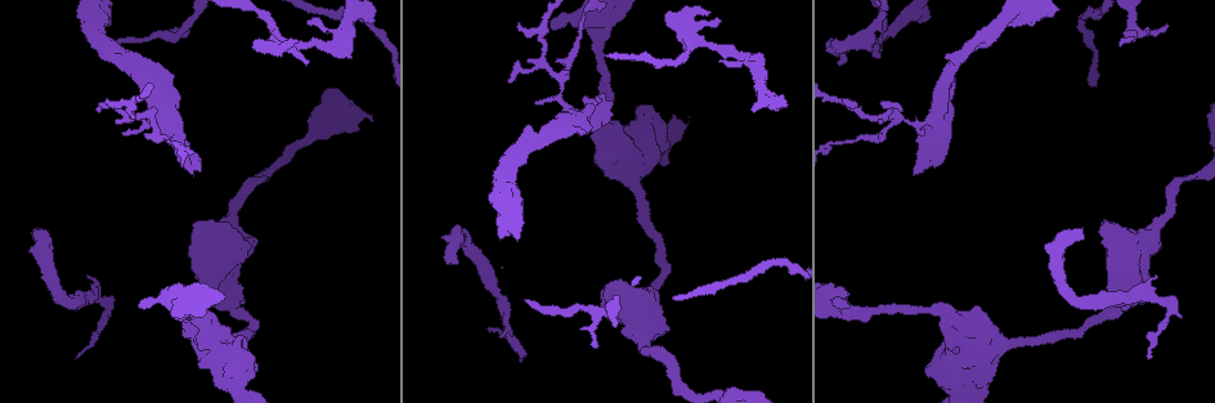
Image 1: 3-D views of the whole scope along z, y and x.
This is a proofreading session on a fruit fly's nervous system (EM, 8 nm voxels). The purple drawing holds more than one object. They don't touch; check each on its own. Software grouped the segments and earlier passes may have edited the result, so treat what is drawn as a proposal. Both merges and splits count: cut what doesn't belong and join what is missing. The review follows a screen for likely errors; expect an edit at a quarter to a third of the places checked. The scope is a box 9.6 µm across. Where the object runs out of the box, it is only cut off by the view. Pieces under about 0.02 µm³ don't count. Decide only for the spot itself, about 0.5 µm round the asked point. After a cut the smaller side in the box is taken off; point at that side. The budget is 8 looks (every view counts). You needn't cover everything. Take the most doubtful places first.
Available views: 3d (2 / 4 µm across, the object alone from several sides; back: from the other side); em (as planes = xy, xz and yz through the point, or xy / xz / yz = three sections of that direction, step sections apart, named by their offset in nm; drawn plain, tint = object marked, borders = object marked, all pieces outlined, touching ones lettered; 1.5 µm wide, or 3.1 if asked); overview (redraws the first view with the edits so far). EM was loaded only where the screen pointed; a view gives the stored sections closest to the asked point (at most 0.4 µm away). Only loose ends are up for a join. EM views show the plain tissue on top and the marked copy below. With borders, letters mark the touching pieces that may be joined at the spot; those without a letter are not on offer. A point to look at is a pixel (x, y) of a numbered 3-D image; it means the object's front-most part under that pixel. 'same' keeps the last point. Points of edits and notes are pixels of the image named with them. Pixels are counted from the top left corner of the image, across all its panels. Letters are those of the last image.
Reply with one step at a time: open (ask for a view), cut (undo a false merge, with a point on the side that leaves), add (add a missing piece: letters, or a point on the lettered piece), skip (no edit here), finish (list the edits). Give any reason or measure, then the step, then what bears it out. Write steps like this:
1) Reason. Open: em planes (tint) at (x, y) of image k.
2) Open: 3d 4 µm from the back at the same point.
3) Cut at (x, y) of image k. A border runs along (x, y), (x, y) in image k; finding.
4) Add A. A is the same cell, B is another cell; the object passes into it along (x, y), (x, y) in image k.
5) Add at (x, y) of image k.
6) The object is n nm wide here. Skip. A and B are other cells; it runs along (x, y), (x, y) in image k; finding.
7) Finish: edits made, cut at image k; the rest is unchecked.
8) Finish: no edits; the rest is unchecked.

Branch stops here. Open: em planes (borders) at (350, 57) of image 1.

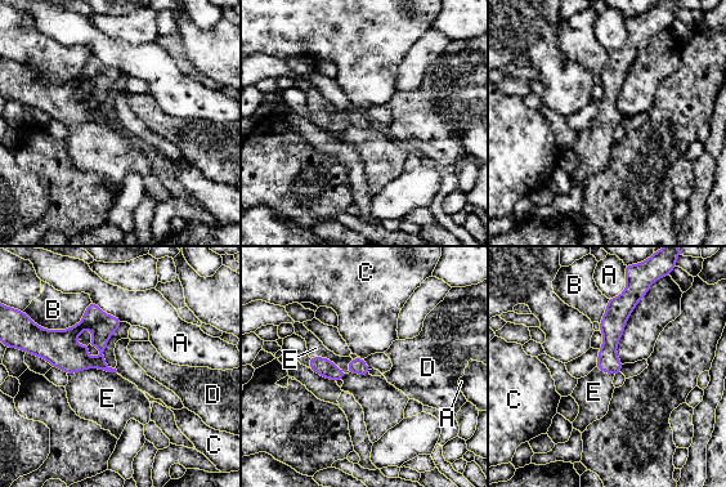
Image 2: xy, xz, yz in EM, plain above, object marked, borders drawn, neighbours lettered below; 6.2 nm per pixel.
The longest contact is with B, 360 nm. Add E. E is the same cell, A, B, C and D are other cells; the object passes into it along (59, 348), (92, 367), (107, 398) in image 2; the neuron continues.

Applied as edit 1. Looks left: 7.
Thick turns thin. Open: em planes (tint) at (234, 300) of image 1.

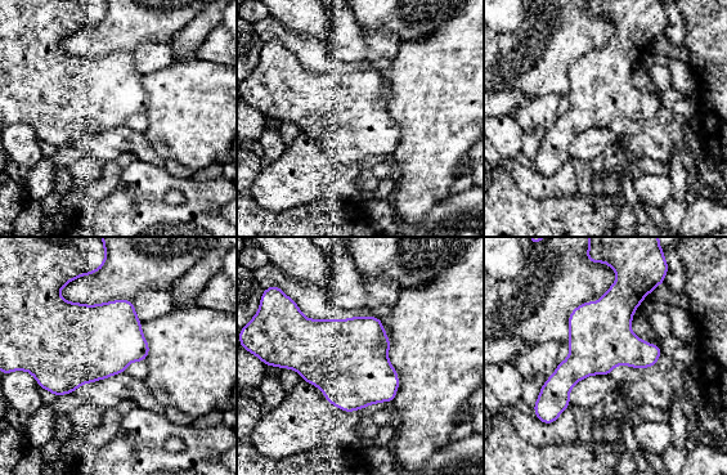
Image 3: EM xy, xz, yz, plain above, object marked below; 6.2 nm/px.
Open: em planes (borders) at the same point.

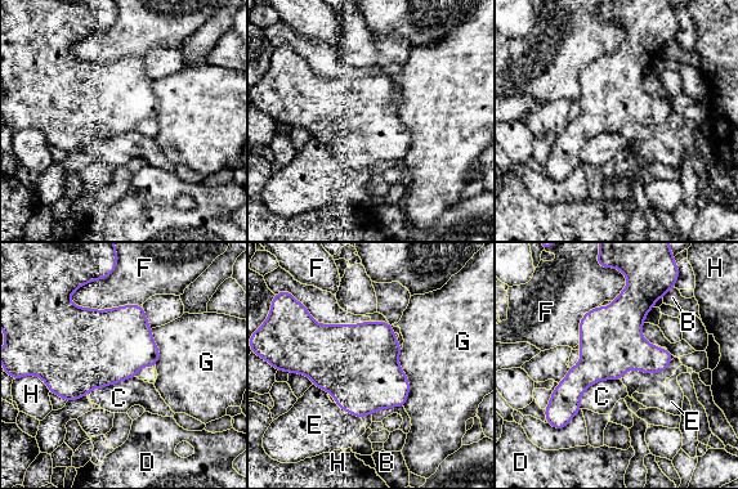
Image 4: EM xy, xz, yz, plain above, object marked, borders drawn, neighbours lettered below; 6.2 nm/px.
The object is 320 nm wide here. Skip. B, C, D, E, F, G and H are other cells; a border runs along (618, 378), (591, 384), (580, 408) in image 4; one neuron here.

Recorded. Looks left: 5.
Branch stops here. Open: em yz step 8 (borders) at (37, 236) of image 1.

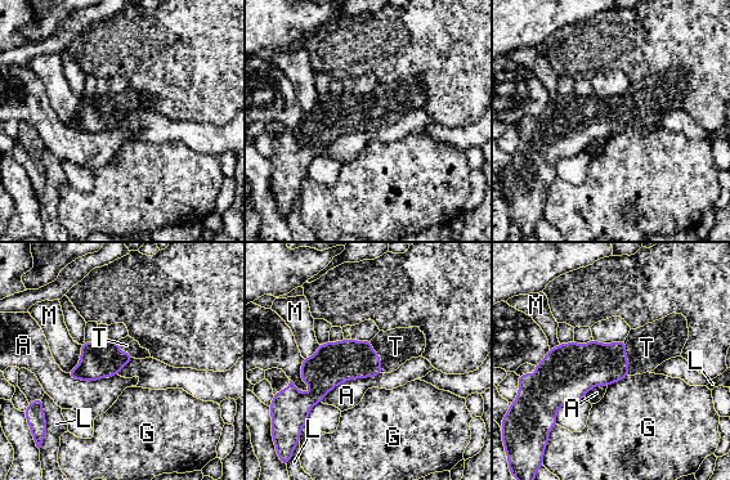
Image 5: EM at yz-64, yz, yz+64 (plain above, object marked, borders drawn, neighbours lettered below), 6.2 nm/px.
The longest contact is with A, 420 nm. Add T. T is the same cell, A, G, L and M are other cells; the object passes into it along (592, 364), (626, 358), (646, 348) in image 5; the neuron continues.

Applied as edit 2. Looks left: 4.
Finish: edits made, add at image 2, add at image 5; the rest is unchecked.

